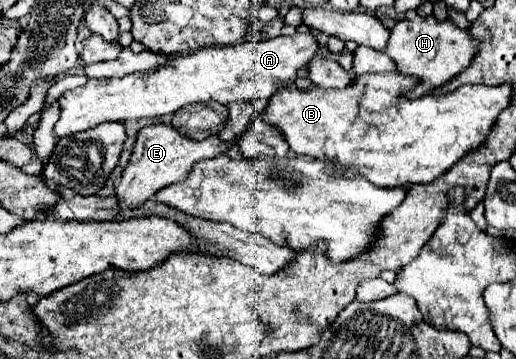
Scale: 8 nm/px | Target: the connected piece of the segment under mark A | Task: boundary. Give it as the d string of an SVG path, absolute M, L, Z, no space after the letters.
M314 32L278 36L272 40L240 42L232 46L202 48L194 54L178 56L172 62L158 66L150 72L128 74L122 78L88 80L84 86L66 90L60 102L60 120L54 126L58 138L90 130L102 122L124 122L130 118L160 118L174 114L186 104L194 102L220 102L230 104L236 100L268 100L280 84L294 86L296 72L318 54L318 38Z

